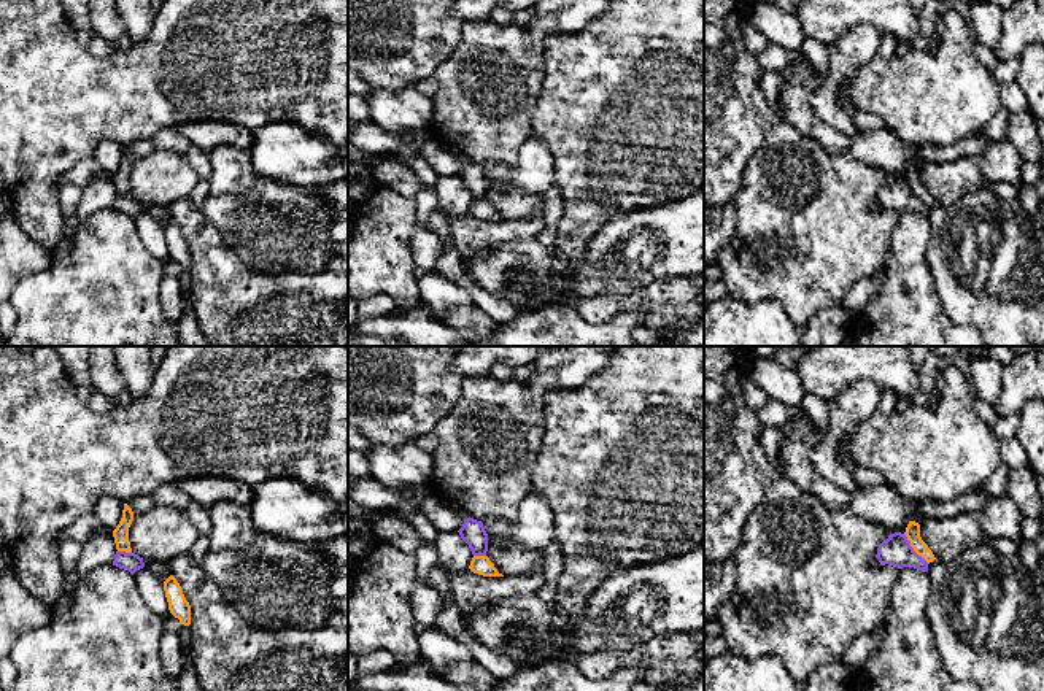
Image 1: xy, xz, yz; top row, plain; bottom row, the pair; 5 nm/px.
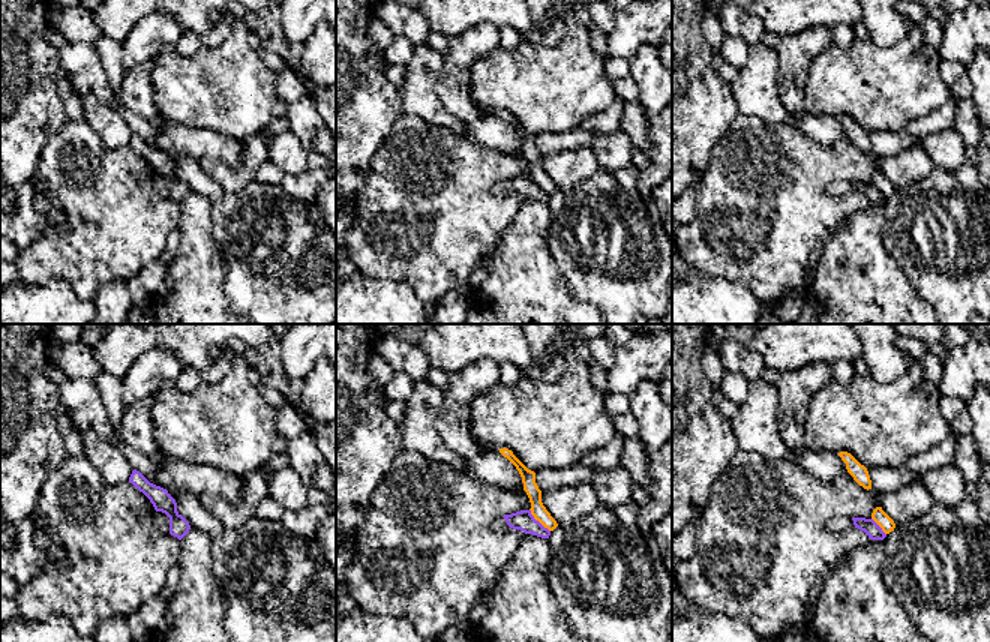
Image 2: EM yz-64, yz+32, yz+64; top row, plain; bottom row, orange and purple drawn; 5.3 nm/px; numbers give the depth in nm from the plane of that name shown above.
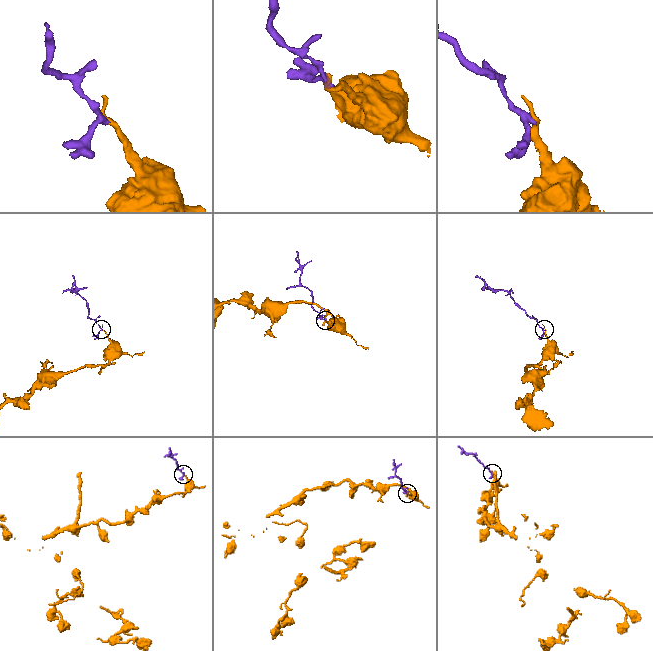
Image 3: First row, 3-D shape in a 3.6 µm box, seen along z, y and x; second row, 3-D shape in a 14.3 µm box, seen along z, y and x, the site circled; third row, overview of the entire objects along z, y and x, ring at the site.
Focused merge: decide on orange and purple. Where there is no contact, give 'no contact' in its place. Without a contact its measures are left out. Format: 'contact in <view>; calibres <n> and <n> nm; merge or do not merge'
contact in yz; calibres 80 and 150 nm; do not merge

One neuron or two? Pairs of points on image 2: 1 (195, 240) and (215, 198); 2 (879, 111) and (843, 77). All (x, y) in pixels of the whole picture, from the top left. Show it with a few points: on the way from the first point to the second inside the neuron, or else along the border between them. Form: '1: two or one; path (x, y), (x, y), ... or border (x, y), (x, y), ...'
1: two; border (191, 191), (203, 195), (212, 210)
2: one; path (870, 105), (852, 86)

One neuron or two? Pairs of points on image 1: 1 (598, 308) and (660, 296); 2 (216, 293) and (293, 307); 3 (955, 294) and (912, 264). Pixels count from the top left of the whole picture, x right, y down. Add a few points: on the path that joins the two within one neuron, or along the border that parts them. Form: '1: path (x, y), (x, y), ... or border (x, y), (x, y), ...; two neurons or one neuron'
1: path (614, 304), (636, 301), (644, 296); one neuron
2: path (235, 305), (274, 307); one neuron
3: border (927, 243), (928, 267), (941, 307), (947, 315); two neurons

